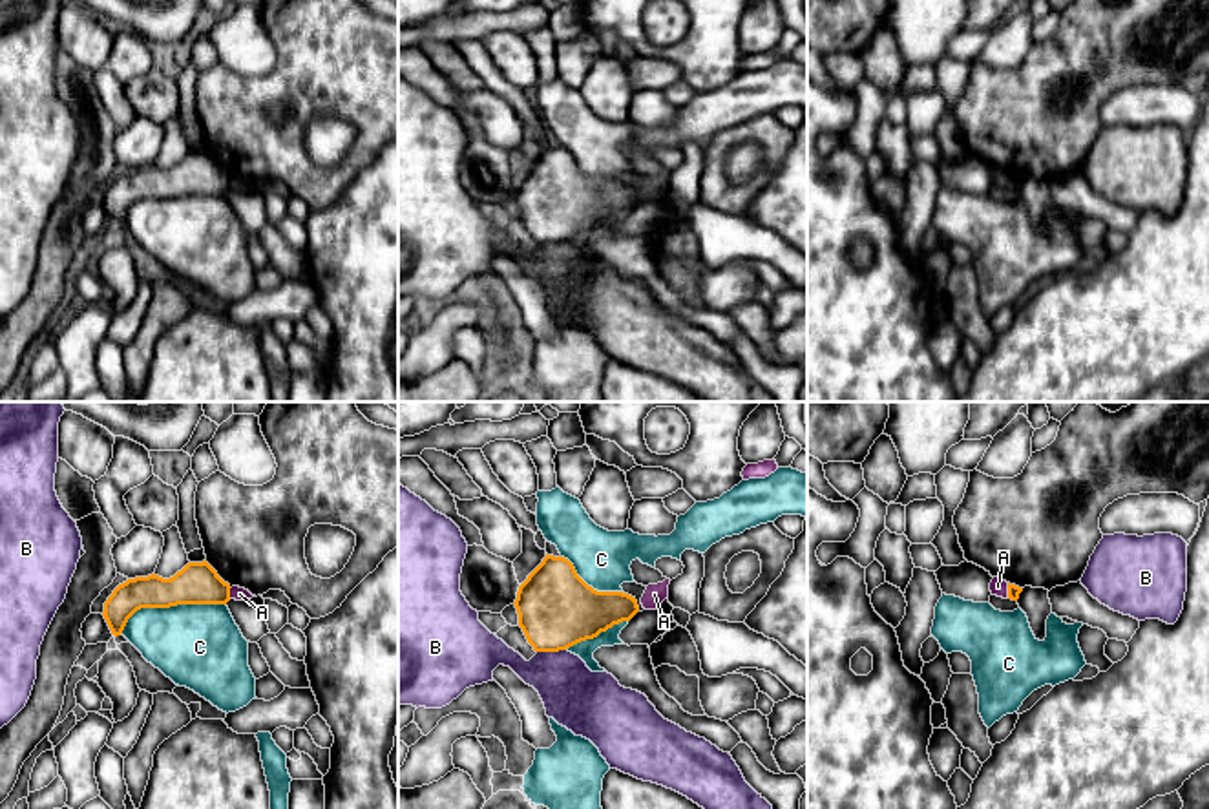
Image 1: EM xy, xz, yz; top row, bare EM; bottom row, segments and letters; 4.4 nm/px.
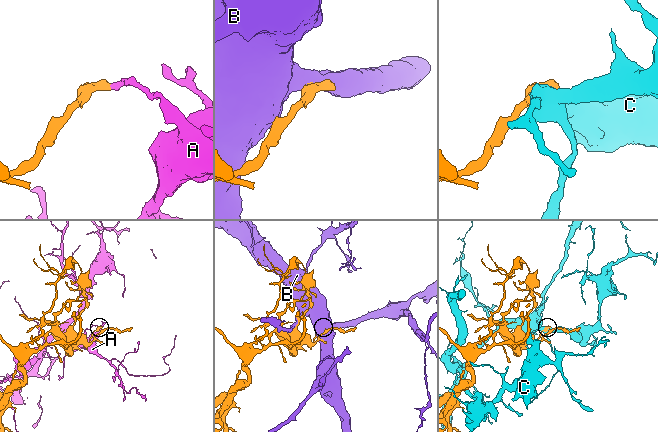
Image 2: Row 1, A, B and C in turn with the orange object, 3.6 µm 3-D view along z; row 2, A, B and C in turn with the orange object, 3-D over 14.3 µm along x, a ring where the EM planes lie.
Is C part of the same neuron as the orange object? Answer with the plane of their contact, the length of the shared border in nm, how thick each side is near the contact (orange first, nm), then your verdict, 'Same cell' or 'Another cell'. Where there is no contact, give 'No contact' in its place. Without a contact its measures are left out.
Touches orange in xy. Shared border 480 nm. Thickness 190 nm (orange) against 380 nm. Another cell

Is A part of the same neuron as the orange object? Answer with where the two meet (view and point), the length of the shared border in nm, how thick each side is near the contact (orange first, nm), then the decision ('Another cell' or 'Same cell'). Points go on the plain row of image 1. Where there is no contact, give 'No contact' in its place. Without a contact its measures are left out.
Touches orange at xy (229, 185). Shared border 50 nm. Thickness 190 nm (orange) against 60 nm. Another cell

